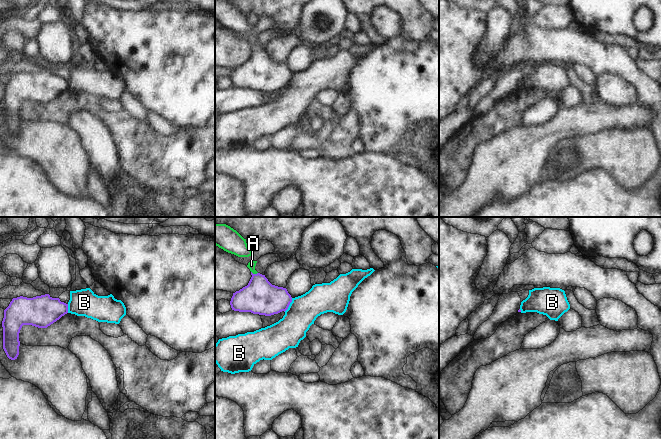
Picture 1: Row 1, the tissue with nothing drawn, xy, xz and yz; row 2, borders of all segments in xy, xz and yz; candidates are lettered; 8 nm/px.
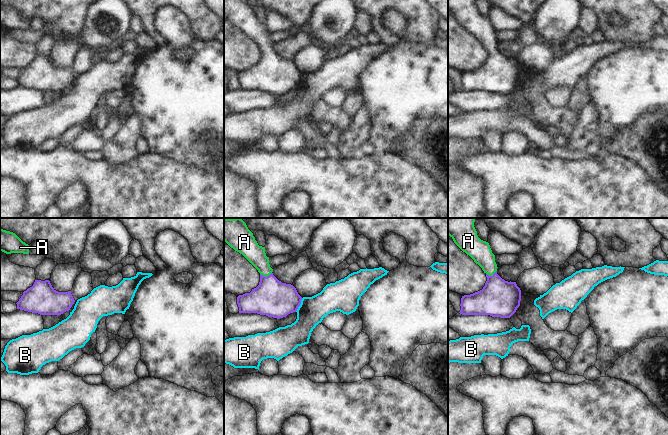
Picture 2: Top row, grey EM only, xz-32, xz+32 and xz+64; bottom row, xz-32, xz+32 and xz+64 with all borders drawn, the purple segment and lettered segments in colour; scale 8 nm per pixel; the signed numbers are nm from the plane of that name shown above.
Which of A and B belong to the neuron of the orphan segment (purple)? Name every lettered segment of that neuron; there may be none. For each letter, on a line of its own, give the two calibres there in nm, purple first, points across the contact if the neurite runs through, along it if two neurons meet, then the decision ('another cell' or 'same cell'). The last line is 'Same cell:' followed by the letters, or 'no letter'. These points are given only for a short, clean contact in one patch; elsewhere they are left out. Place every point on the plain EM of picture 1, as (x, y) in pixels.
A: 280 nm thick on the purple side, 70 nm on the other; runs through xz (260, 73), (258, 57), (254, 50), (251, 41); same cell
B: 280 nm thick on the purple side, 240 nm on the other; border along xz (292, 74), (289, 82), (284, 87); another cell
Same cell: A

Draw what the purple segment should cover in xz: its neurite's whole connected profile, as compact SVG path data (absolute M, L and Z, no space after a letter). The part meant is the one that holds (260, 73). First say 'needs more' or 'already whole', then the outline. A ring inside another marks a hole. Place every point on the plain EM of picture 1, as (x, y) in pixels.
needs more; M248 39L252 53L247 62L233 69L230 77L232 86L265 92L285 88L292 78L291 71L286 64L272 61L265 51L258 49L256 39Z

